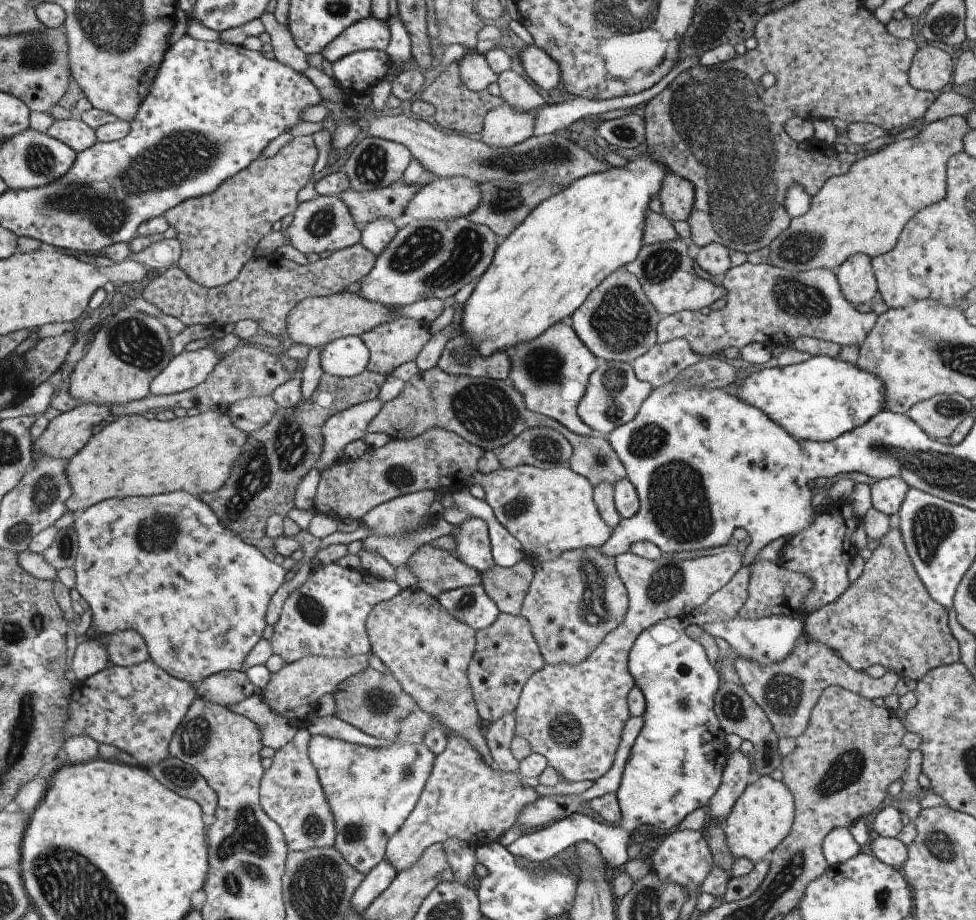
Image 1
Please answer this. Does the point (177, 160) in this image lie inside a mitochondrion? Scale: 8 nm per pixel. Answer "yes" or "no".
yes

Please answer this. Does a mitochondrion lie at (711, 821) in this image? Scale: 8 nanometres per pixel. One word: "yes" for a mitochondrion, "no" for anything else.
no

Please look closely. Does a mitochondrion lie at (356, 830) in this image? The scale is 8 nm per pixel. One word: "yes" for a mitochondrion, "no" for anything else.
yes

